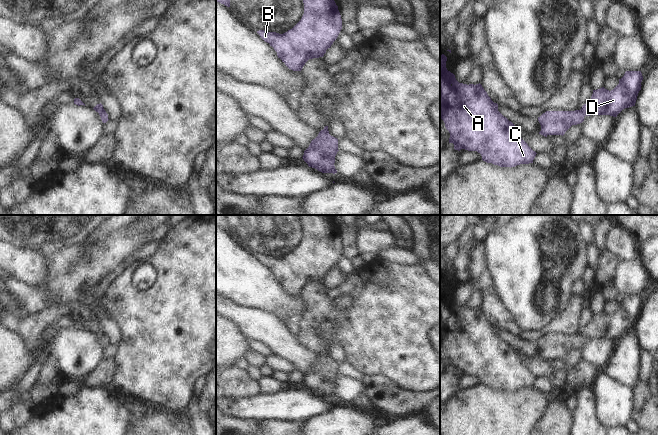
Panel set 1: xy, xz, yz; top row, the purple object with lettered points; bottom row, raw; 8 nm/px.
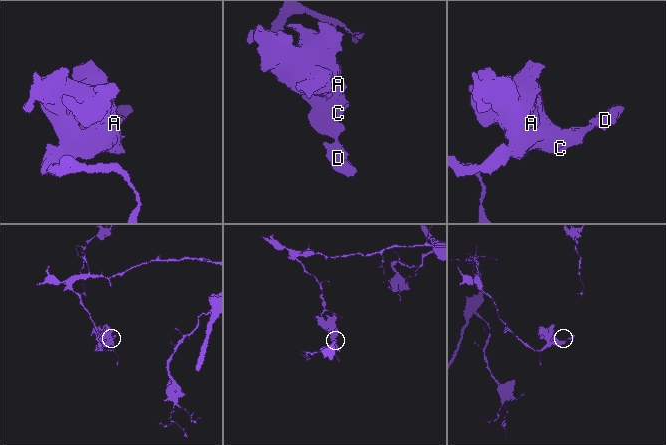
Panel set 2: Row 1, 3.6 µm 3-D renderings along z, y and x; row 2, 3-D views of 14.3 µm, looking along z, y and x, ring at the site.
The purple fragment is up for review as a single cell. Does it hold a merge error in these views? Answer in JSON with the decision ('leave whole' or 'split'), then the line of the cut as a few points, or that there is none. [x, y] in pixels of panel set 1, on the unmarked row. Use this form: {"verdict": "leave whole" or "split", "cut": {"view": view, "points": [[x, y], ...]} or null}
{"verdict": "leave whole", "cut": null}

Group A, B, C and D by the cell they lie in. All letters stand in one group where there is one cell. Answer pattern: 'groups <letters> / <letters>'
groups A B C D

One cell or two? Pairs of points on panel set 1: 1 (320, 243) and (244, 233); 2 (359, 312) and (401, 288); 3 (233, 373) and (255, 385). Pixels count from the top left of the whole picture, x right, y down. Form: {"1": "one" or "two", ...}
{"1": "one", "2": "one", "3": "one"}

